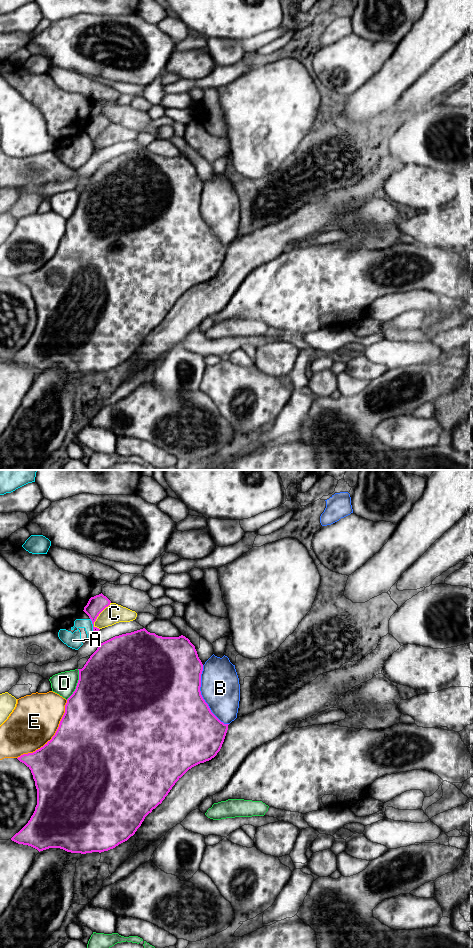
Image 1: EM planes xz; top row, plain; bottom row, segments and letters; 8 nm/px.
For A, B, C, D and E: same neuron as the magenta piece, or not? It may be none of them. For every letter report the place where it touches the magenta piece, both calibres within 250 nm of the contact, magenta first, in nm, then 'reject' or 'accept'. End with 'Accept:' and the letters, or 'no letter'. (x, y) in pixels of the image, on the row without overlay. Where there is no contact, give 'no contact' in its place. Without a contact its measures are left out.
A: xz (93, 145) | 140/130 nm | reject
B: xz (202, 217) | 500/320 nm | accept
C: xz (98, 135) | 140/160 nm | reject
D: xz (77, 204) | 500/190 nm | reject
E: xz (53, 256) | 500/380 nm | reject
Accept: B

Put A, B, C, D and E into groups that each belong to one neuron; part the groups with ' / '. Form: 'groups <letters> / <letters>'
groups A / B / C / D / E

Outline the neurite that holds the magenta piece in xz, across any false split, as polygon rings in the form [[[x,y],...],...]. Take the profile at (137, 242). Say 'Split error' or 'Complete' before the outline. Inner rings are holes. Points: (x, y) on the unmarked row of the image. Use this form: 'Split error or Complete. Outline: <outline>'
Split error. Outline: [[[143,148],[115,156],[101,163],[84,187],[78,190],[79,200],[76,209],[67,219],[65,233],[55,255],[40,269],[17,278],[31,290],[37,309],[37,325],[28,343],[11,360],[31,366],[39,372],[49,368],[60,368],[71,373],[101,373],[127,361],[135,354],[145,337],[162,323],[175,303],[189,289],[217,275],[224,262],[228,245],[237,238],[240,204],[235,185],[227,176],[220,178],[214,174],[203,185],[195,166],[183,155],[162,157]]]

